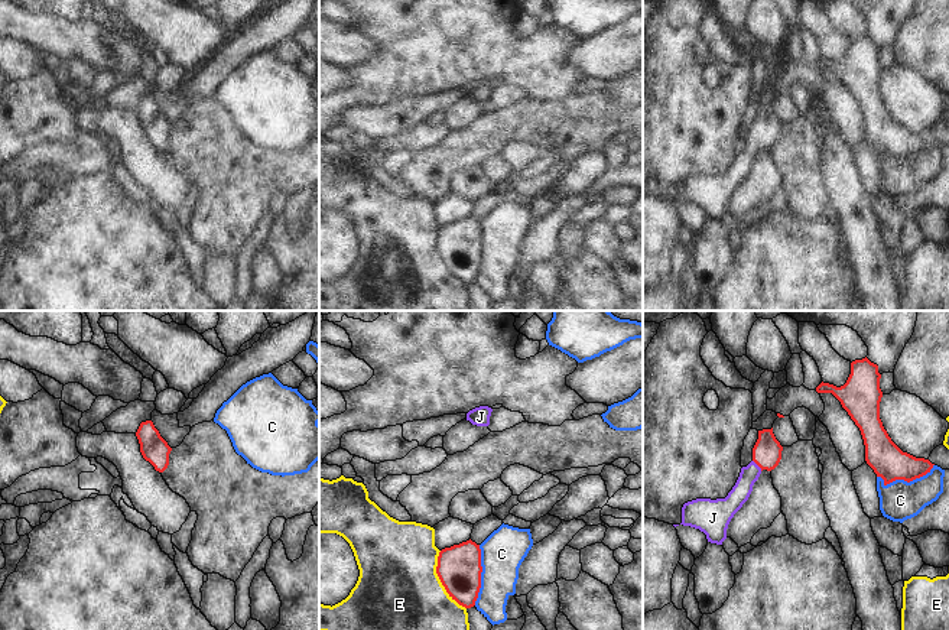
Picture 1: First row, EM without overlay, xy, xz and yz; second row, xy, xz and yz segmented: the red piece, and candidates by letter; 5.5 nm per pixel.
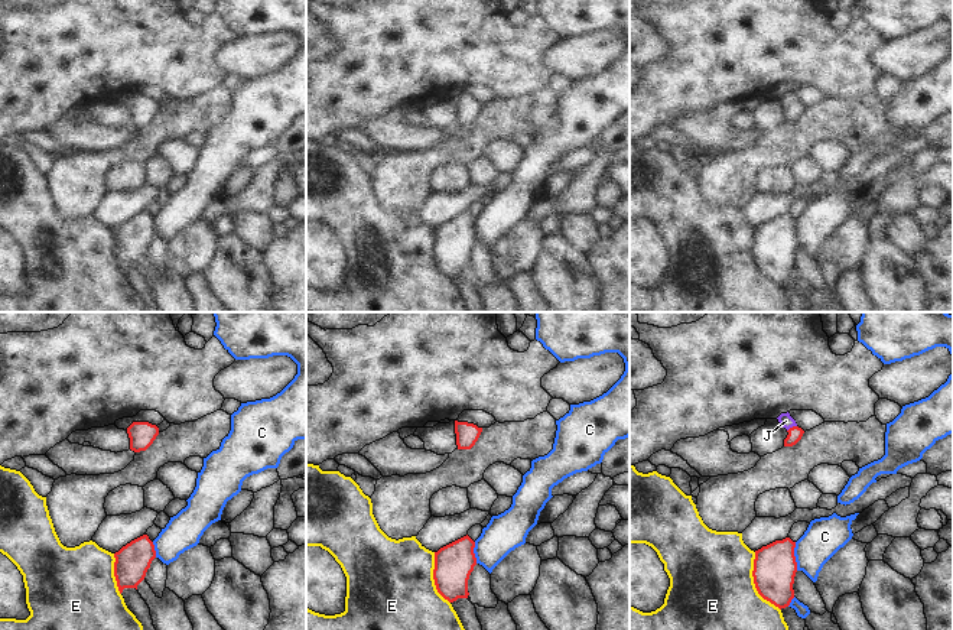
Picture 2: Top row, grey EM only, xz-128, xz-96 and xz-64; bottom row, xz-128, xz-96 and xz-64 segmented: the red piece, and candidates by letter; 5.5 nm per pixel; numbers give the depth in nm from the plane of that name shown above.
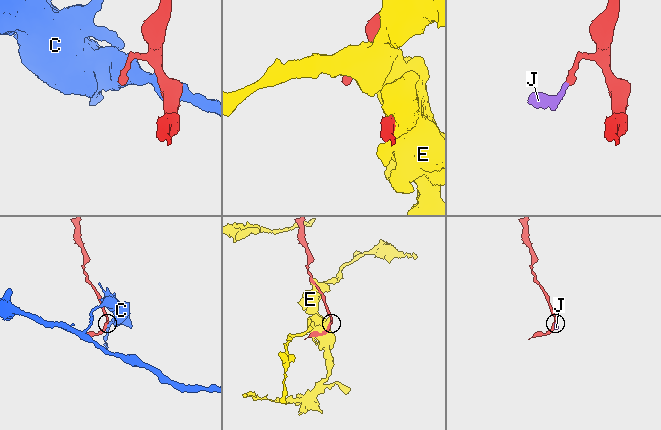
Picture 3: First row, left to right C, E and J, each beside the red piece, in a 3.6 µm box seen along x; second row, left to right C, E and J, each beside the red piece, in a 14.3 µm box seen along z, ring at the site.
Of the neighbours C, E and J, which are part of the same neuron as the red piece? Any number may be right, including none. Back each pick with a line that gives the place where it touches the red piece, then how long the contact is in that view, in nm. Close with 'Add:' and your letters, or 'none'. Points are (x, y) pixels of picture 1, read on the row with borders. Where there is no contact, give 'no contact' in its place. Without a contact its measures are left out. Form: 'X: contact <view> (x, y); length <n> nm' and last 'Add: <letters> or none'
J: contact yz (757, 464); length 80 nm
Add: J

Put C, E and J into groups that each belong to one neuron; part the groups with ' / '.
C / E / J

